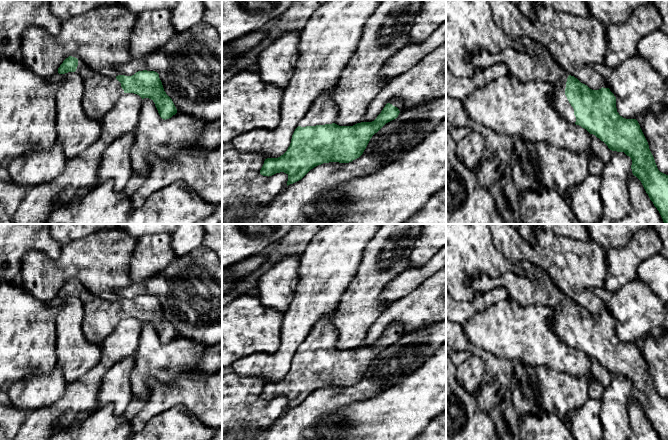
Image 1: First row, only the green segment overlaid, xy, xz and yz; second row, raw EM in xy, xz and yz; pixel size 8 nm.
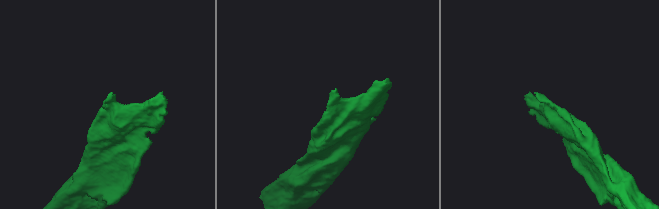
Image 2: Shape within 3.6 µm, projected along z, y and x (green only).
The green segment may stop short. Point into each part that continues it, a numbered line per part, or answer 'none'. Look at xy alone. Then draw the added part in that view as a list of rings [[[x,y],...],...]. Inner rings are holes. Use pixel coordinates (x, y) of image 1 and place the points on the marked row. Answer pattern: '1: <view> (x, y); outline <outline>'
1: xy (101, 93); outline [[[81,60],[75,72],[84,83],[82,106],[85,113],[100,121],[124,94],[121,83],[116,77],[105,76],[90,69]]]

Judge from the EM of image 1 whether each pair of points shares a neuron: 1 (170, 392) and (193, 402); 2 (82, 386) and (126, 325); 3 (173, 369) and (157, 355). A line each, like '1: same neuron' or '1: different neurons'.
1: same neuron
2: same neuron
3: same neuron

